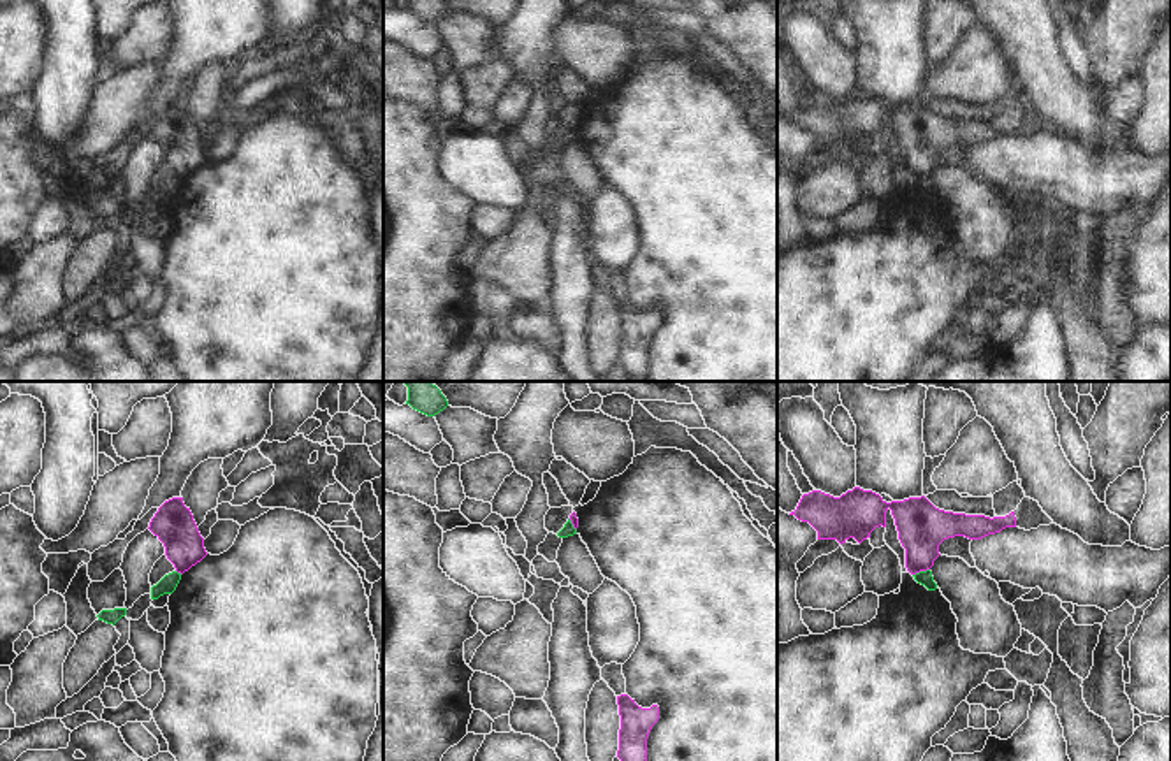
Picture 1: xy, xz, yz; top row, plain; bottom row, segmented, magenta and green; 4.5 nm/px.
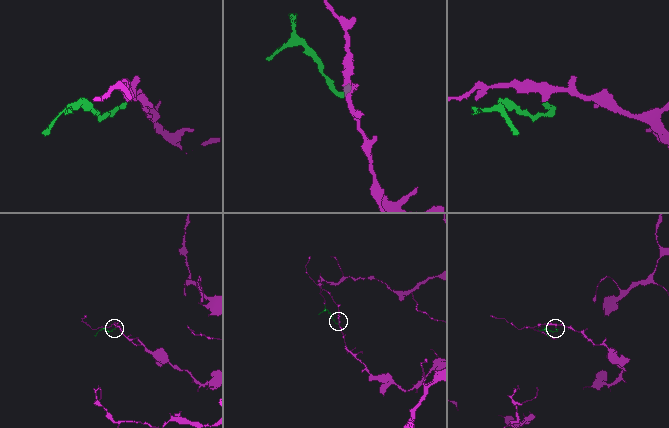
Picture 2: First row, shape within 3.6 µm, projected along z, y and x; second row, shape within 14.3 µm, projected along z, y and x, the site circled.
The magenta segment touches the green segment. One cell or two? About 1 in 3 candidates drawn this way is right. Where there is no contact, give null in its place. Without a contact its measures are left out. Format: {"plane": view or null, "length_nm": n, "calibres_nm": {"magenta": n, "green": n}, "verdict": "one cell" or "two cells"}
{"plane": "yz", "length_nm": 90, "calibres_nm": {"magenta": 220, "green": 70}, "verdict": "two cells"}

